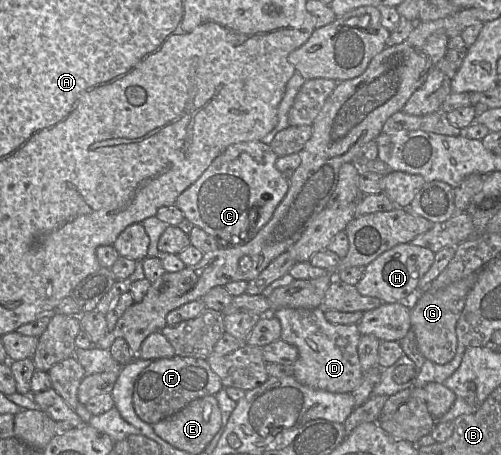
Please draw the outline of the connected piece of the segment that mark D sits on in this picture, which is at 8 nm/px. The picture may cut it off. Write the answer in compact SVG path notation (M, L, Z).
M322 307L315 309L283 308L271 312L281 324L280 339L298 350L293 377L303 385L333 393L352 393L363 381L358 344L361 338L356 324L329 322Z

